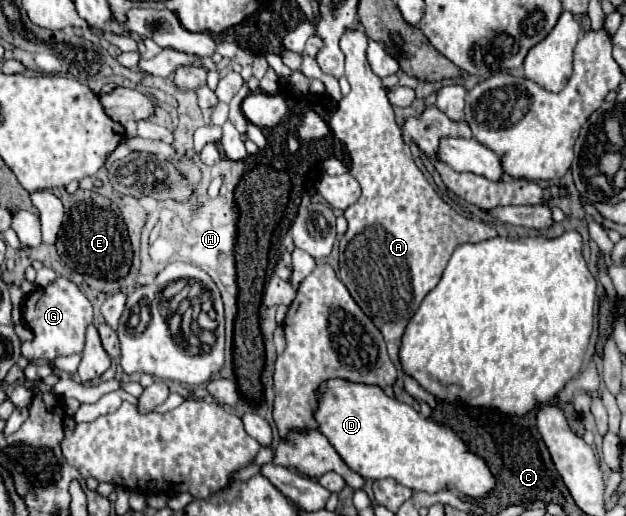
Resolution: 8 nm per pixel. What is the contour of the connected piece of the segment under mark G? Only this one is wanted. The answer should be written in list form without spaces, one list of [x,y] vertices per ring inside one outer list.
[[[58,278],[48,288],[42,288],[28,296],[26,310],[24,310],[24,322],[34,332],[34,342],[22,344],[24,358],[34,360],[50,360],[54,356],[68,356],[68,354],[80,354],[84,350],[84,336],[86,328],[94,322],[92,316],[92,304],[88,298],[80,292],[80,288],[70,282],[68,278]]]

